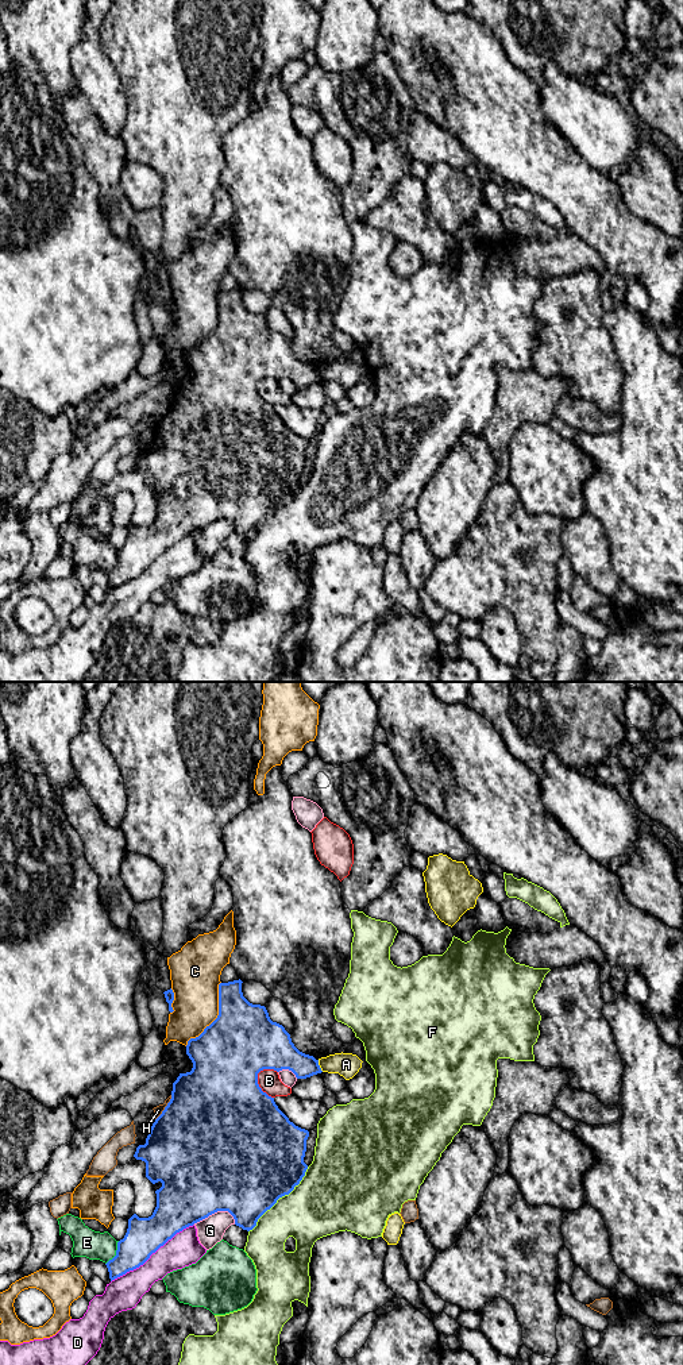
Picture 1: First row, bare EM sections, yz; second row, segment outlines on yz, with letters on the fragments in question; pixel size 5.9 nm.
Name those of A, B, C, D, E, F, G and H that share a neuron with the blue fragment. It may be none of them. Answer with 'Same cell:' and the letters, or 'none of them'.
Same cell: none of them

